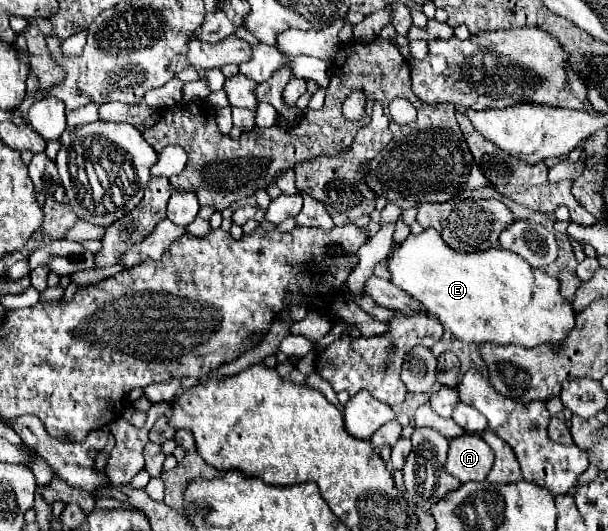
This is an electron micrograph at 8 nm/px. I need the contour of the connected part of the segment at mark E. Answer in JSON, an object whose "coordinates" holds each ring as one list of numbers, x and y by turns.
{"coordinates":[[425,229,421,235,409,235,401,245,397,245,393,251,391,251,391,257,389,257,389,271,391,271,391,281,395,285,399,285,405,293,409,293,411,297,415,297,417,301,423,303,423,307,427,309,429,315,437,317,439,323,449,329,459,341,463,343,495,343,495,345,521,345,521,347,537,347,537,345,559,345,565,335,569,335,569,331,575,327,575,311,571,307,571,303,567,299,563,299,563,295,559,293,559,279,557,277,551,277,547,275,545,271,541,269,533,269,525,259,521,259,519,255,507,251,507,249,487,249,487,251,477,251,477,253,459,253,459,251,453,251,443,239,441,235,435,231,435,229]]}

